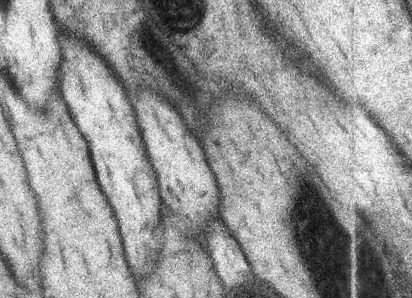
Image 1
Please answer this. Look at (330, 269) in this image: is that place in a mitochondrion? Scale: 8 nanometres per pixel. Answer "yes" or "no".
yes

